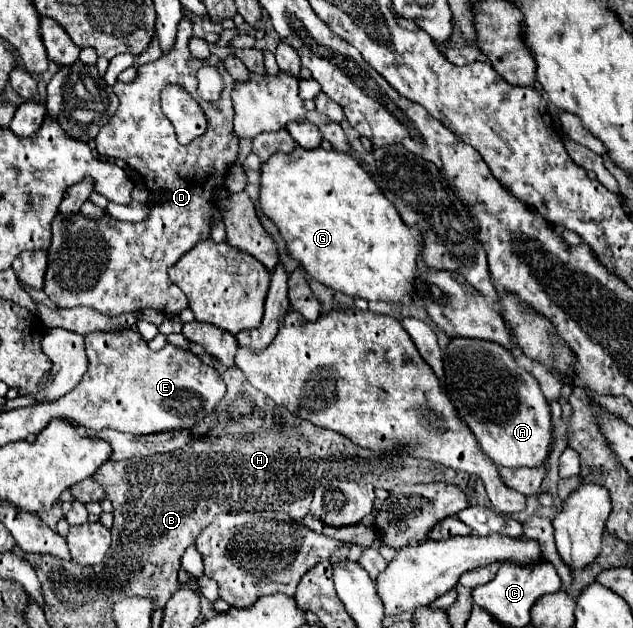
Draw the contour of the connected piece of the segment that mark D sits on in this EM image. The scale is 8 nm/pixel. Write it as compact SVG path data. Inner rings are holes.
M183 19L179 23L177 43L171 53L159 57L153 63L145 63L145 65L137 67L137 77L131 83L117 81L113 85L113 91L119 97L119 109L111 117L111 121L107 125L103 125L103 129L99 131L99 137L95 139L97 153L127 161L129 167L143 177L143 181L149 189L149 199L147 199L149 217L139 223L123 223L123 221L113 219L109 213L105 213L105 217L101 217L99 221L89 219L81 213L75 213L69 217L61 217L61 213L59 213L55 217L55 221L51 223L53 237L51 237L51 247L47 249L49 263L47 263L47 271L45 271L43 291L59 309L87 305L105 315L119 315L125 311L141 311L141 309L155 309L155 311L161 311L167 315L179 315L183 309L189 307L189 299L169 279L167 269L171 265L175 265L183 253L193 249L193 245L197 245L203 239L209 239L211 223L215 219L223 219L223 213L219 211L219 207L217 207L217 211L213 211L213 205L217 203L215 189L225 187L225 173L237 161L237 155L239 155L239 139L233 133L233 103L231 103L231 91L235 87L235 79L227 73L227 69L219 57L211 55L207 61L195 59L189 53L191 35L193 35L191 23L187 19ZM203 65L215 65L225 81L221 103L207 103L195 93L195 73ZM171 83L181 85L187 93L191 93L193 99L199 99L199 105L203 107L207 121L209 121L207 133L203 133L203 137L197 137L195 141L191 141L187 145L181 145L177 141L171 121L165 119L165 115L161 111L161 89L163 89L163 85L171 85Z

